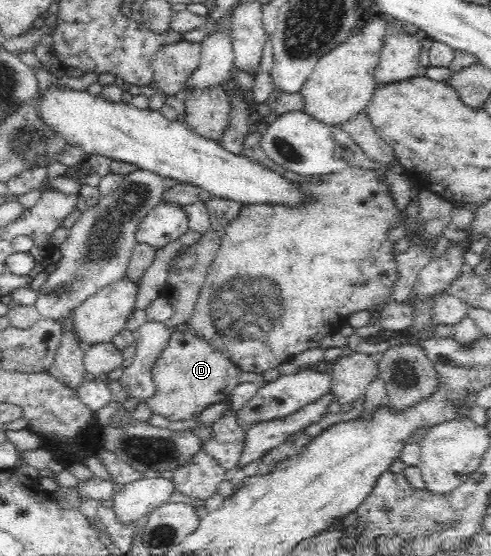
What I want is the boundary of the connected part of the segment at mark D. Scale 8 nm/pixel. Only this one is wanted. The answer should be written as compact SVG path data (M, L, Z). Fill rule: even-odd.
M172 331L166 345L152 364L156 390L145 403L152 414L161 414L171 422L191 419L206 406L222 402L238 384L251 382L258 388L265 384L261 374L239 371L227 354L197 333Z

